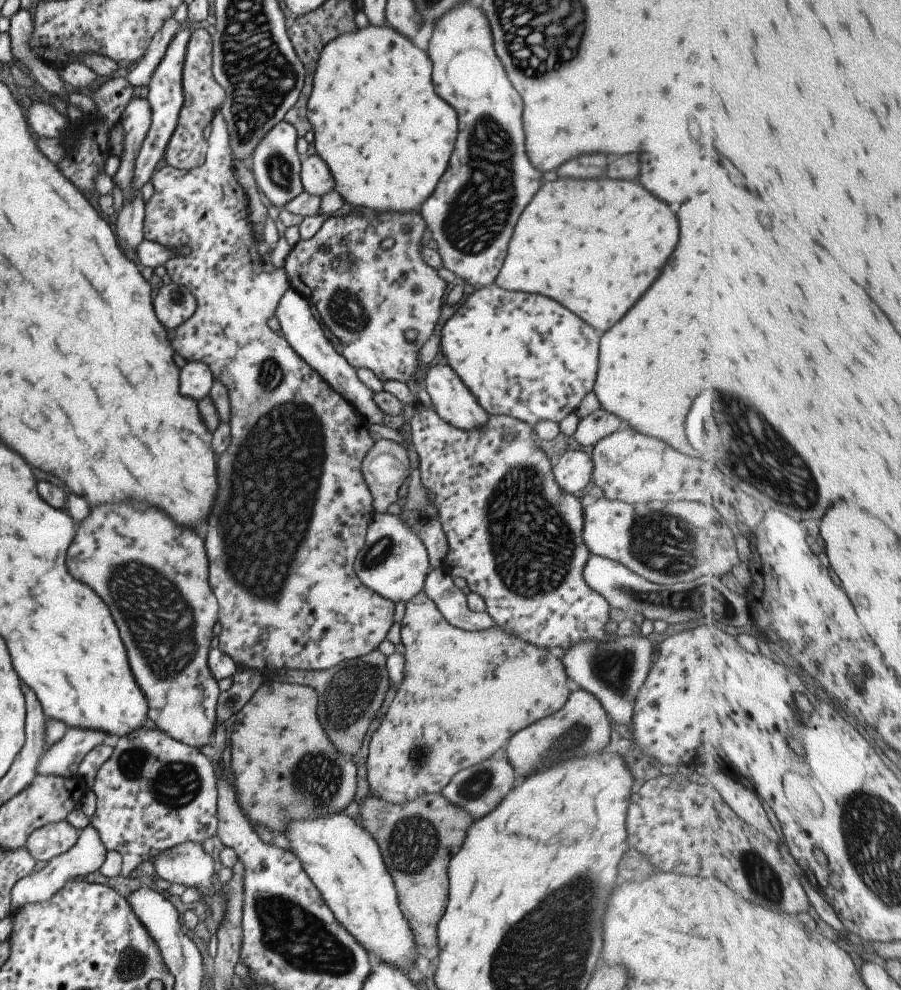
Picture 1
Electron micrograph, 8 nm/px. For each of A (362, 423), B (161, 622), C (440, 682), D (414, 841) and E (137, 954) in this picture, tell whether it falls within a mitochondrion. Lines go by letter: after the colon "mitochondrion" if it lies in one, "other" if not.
A: other
B: mitochondrion
C: other
D: mitochondrion
E: mitochondrion

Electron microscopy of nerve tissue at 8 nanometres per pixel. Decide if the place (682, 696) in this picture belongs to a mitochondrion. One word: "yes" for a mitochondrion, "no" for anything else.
no

